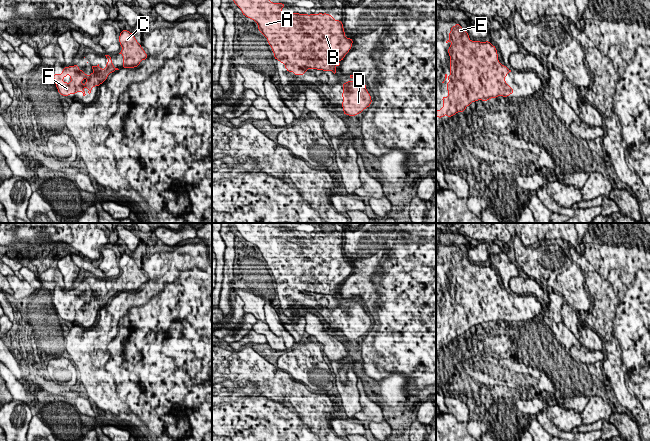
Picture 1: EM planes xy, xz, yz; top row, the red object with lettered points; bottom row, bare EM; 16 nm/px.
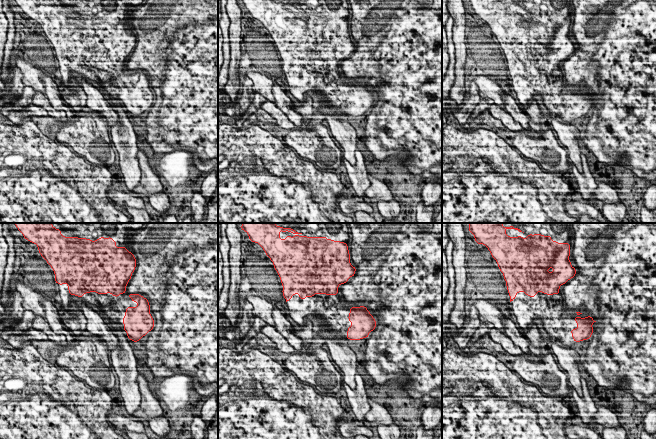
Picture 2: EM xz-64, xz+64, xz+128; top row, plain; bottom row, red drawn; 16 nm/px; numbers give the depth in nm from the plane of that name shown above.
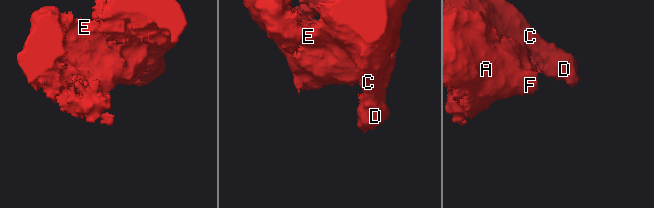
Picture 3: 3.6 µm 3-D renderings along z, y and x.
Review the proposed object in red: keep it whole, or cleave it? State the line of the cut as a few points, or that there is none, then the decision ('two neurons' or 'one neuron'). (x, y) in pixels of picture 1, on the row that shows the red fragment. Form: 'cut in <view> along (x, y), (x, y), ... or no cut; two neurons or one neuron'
no cut; one neuron

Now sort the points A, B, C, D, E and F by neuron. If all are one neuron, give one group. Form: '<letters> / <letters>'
A B C D E F

